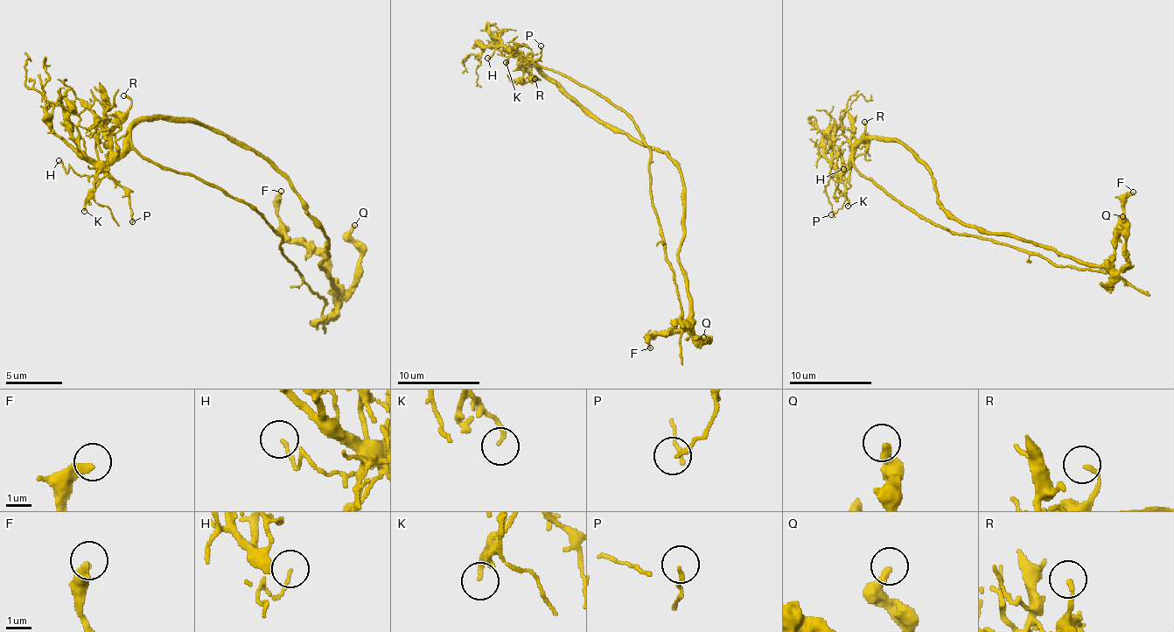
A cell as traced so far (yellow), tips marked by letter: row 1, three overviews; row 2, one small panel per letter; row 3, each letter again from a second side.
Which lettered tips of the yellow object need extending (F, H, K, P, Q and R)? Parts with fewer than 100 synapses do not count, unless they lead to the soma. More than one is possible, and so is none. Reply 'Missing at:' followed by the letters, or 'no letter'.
Missing at: no letter

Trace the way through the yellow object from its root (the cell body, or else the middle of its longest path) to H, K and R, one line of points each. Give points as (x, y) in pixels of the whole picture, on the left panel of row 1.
H: (278, 235), (245, 202), (191, 174), (143, 160), (132, 149), (115, 151), (93, 174), (67, 172), (59, 160)
K: (278, 235), (245, 202), (191, 174), (177, 174), (143, 160), (132, 149), (107, 168), (87, 197), (84, 211)
R: (278, 235), (245, 202), (191, 174), (177, 174), (146, 160), (132, 146), (127, 121), (132, 101), (123, 95)

